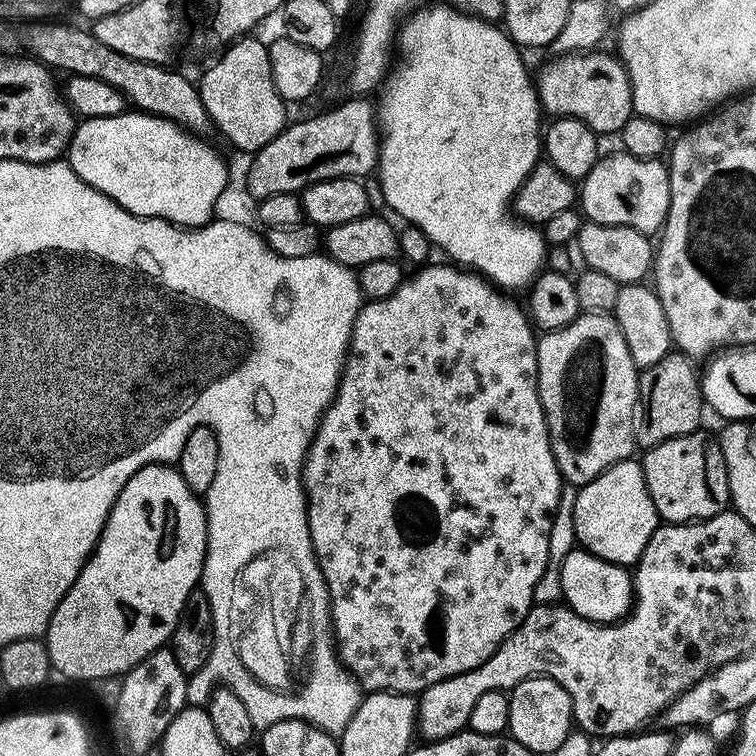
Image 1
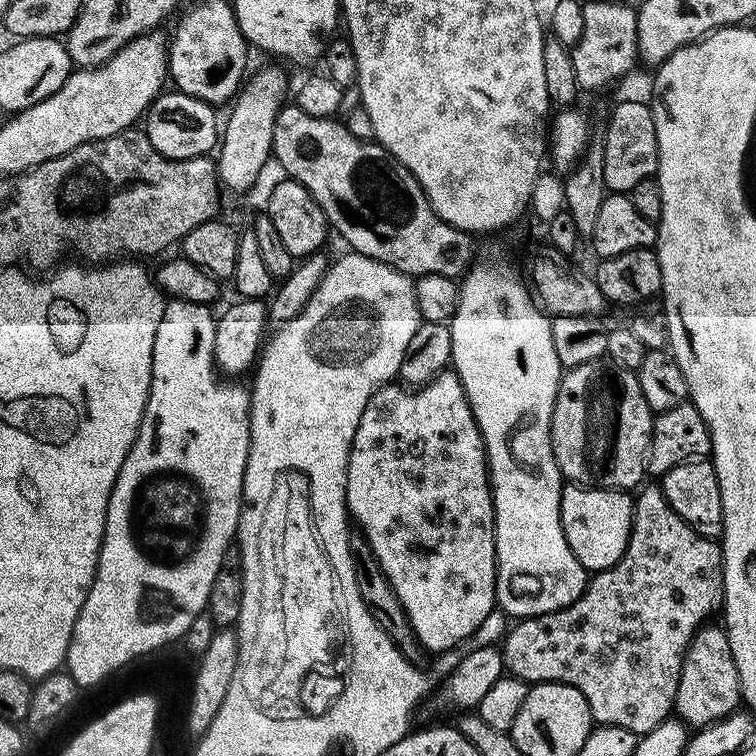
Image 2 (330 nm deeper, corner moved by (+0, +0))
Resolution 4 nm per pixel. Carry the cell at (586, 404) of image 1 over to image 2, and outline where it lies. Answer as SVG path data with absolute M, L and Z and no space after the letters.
M603 359L567 369L560 377L552 415L552 449L561 477L573 485L585 488L635 489L641 483L639 480L646 476L653 419L654 413L646 398L642 398L642 386L638 386L638 378L633 369L619 368L617 364Z

